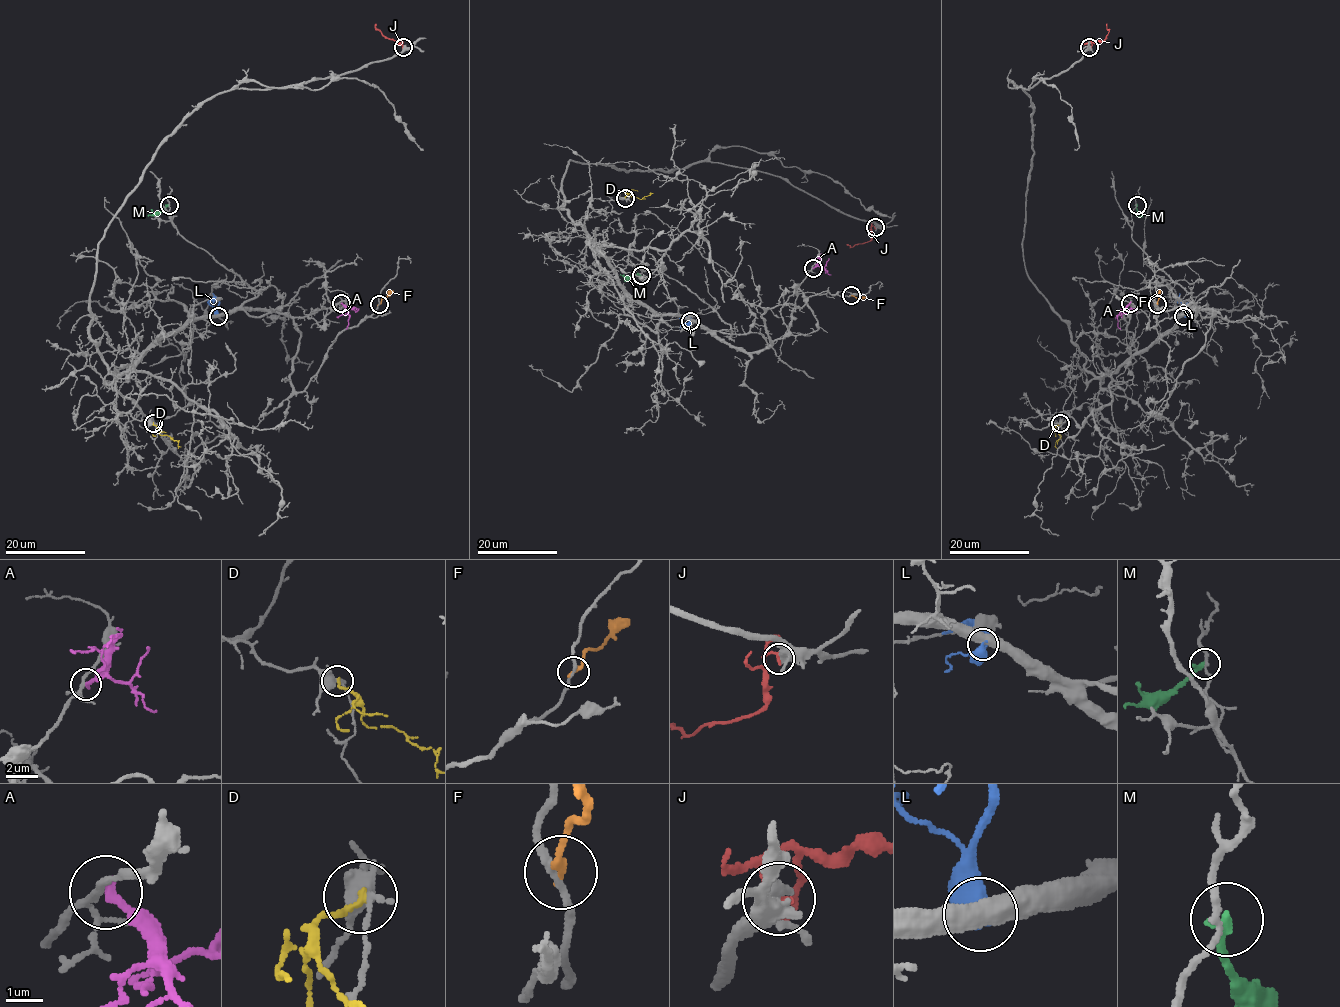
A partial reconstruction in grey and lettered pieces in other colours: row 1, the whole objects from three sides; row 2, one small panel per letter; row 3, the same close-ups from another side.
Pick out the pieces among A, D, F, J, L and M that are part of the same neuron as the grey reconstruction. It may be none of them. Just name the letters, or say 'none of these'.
none of these

